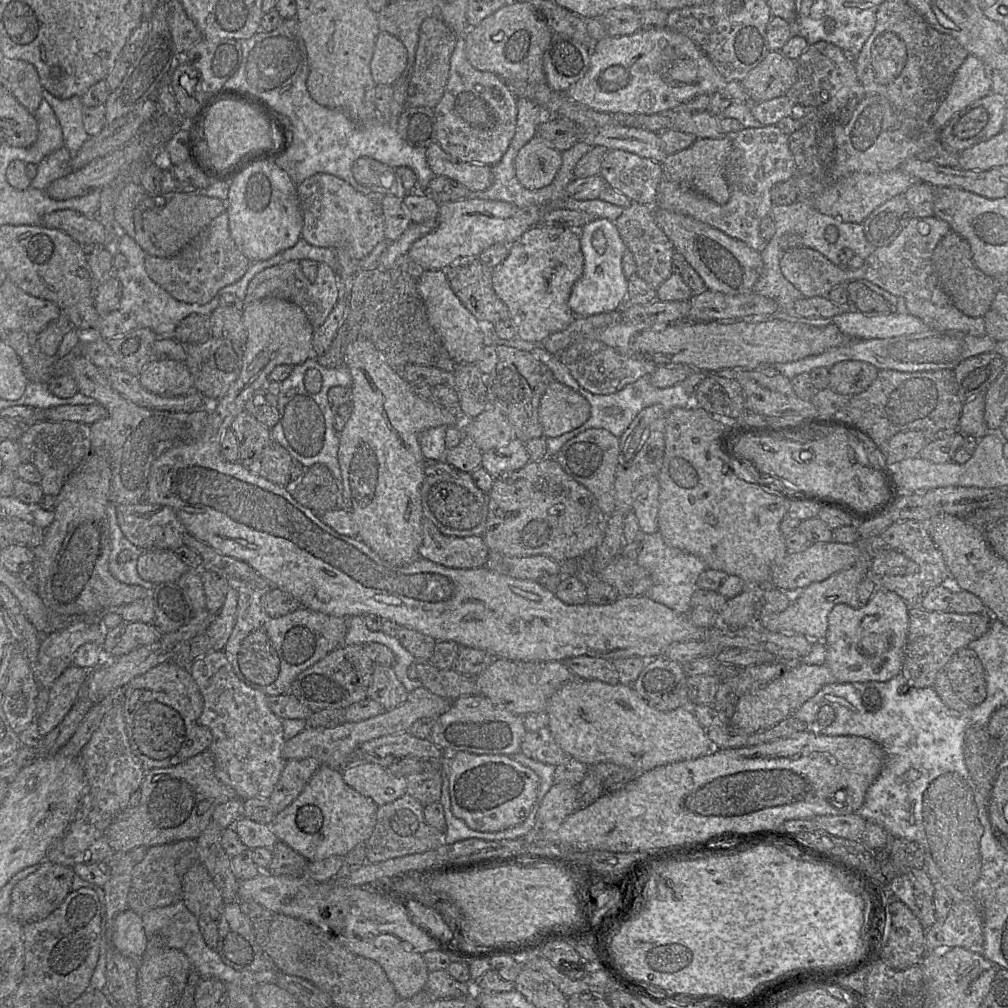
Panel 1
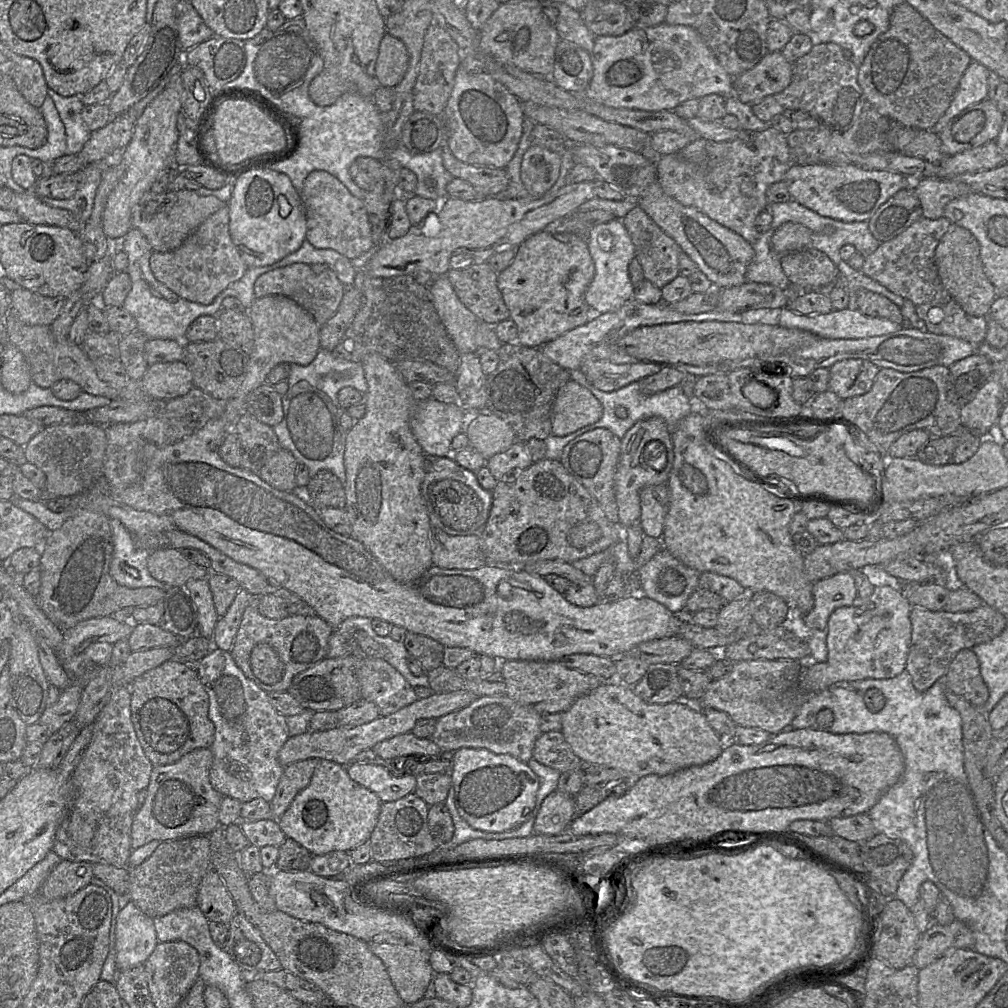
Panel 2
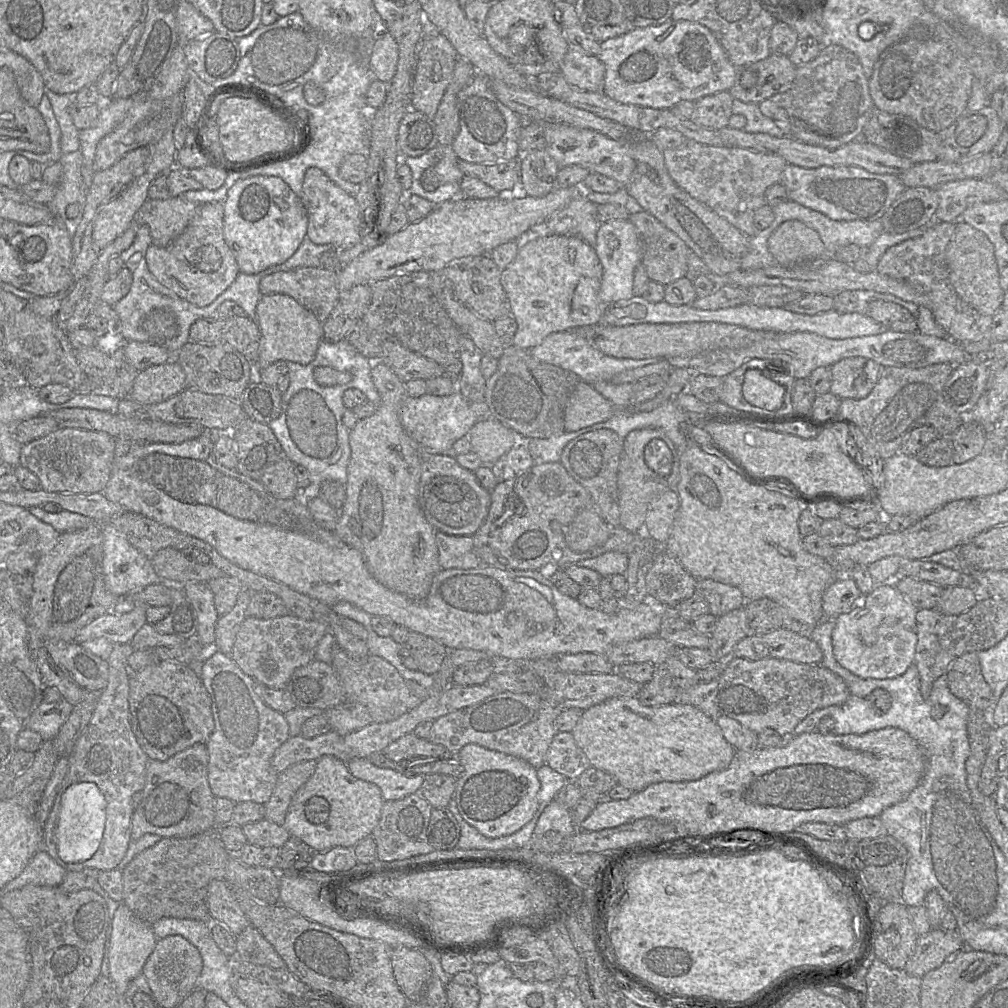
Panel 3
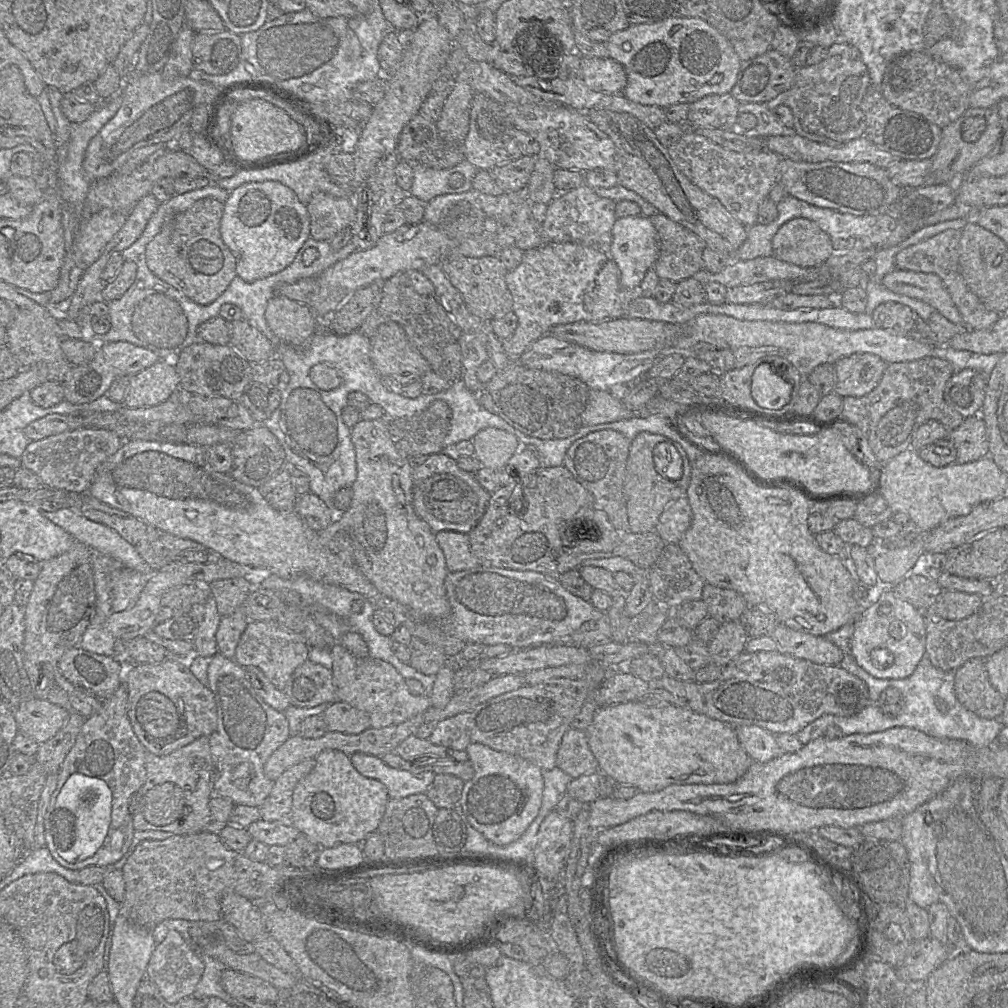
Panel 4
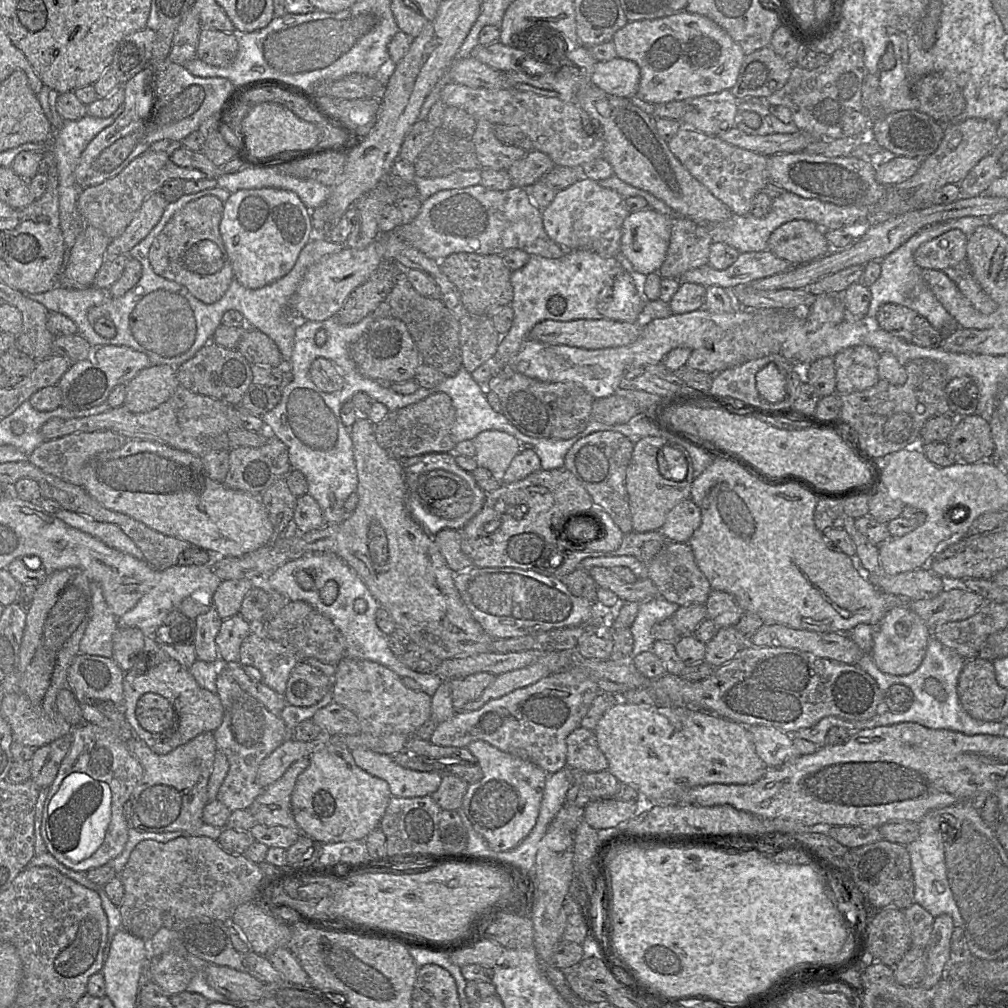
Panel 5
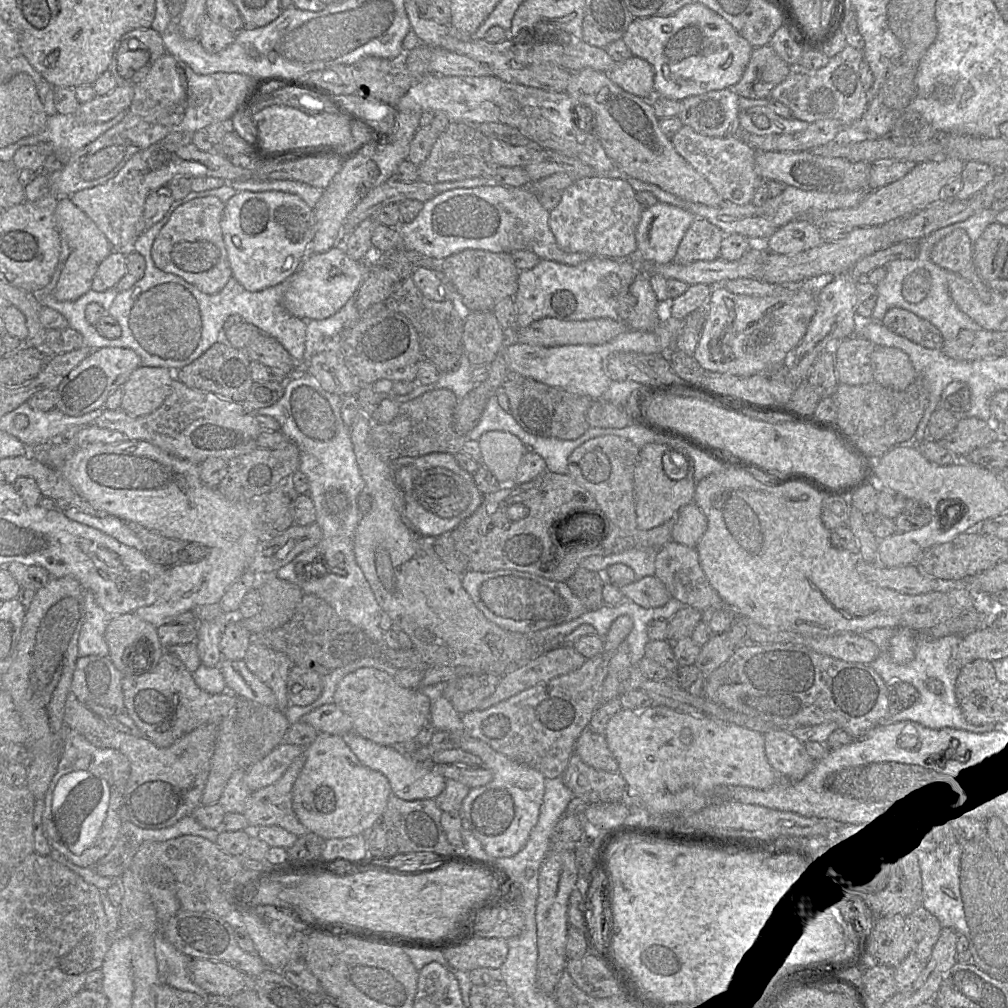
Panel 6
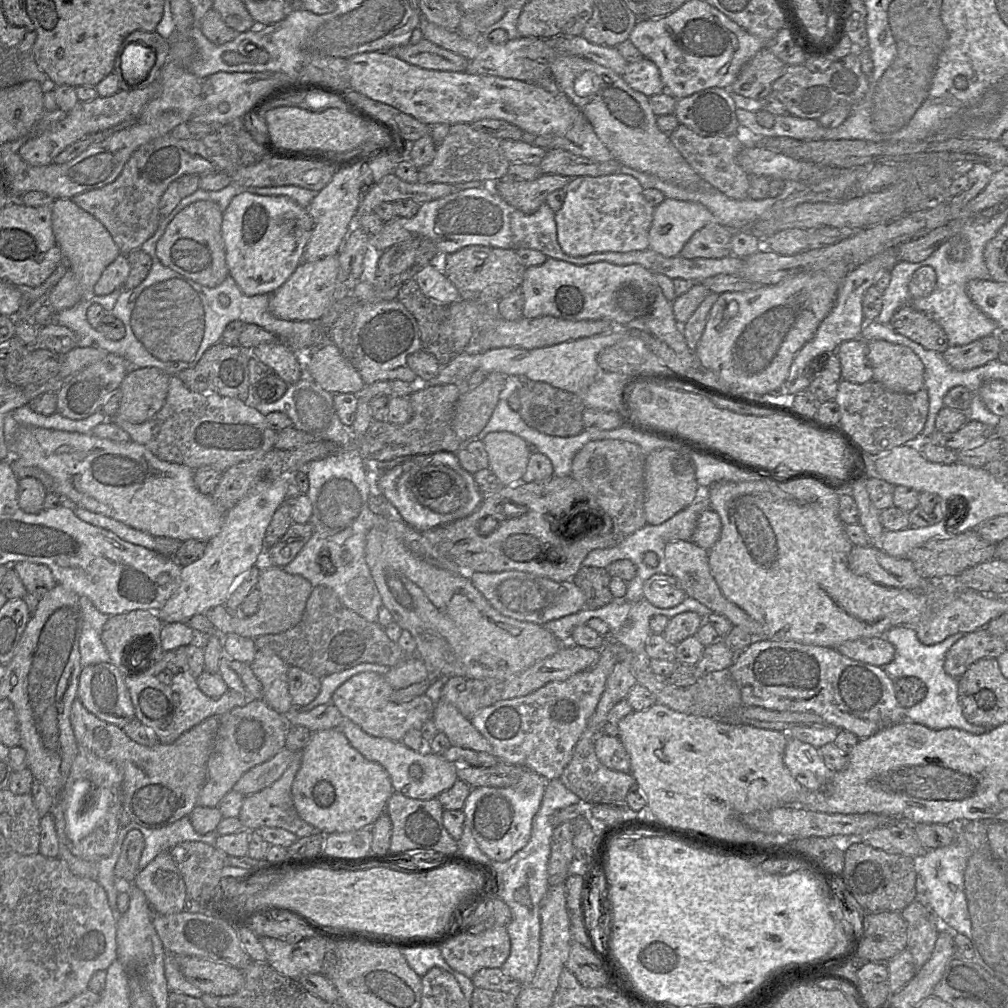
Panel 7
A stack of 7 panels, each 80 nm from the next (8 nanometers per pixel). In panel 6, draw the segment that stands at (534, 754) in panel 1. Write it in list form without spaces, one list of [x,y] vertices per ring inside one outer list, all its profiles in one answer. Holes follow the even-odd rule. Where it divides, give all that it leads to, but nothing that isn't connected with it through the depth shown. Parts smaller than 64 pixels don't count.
[[[586,728],[578,737],[574,753],[587,765],[606,772],[618,772],[618,763],[610,751],[605,736]]]

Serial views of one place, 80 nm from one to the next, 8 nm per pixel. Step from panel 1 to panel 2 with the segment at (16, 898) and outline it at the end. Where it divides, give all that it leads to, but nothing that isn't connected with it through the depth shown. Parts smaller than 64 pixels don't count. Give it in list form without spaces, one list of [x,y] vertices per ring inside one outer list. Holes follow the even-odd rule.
[[[62,860],[49,873],[37,893],[47,900],[65,898],[86,887],[92,879],[93,864]]]

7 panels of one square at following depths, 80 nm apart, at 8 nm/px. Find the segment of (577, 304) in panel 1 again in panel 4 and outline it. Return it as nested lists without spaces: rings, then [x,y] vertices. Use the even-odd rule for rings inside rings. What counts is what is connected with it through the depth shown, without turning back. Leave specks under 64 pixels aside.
[[[639,214],[616,219],[608,255],[619,268],[620,285],[625,291],[638,294],[639,284],[646,272],[653,268],[659,256],[659,249],[659,236],[649,217]]]

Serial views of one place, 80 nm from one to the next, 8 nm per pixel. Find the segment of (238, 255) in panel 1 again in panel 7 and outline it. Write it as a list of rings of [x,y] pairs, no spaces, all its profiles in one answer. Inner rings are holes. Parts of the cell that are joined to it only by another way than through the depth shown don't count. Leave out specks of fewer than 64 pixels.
[[[196,201],[178,212],[166,226],[156,245],[156,257],[165,266],[209,288],[219,286],[229,275],[222,237],[222,215],[211,201]]]

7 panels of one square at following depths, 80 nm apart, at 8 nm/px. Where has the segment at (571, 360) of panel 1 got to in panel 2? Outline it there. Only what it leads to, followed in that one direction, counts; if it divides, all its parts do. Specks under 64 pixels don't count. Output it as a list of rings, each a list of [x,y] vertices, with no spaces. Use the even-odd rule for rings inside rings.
[[[583,359],[579,370],[599,390],[610,392],[660,371],[656,362],[616,364],[606,359]]]

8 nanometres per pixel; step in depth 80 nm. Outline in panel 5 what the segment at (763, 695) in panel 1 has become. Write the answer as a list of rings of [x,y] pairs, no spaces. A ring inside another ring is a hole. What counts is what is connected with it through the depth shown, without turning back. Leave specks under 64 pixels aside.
[[[907,605],[896,606],[875,625],[869,655],[880,671],[896,676],[908,675],[922,663],[930,637],[931,629],[915,612]]]

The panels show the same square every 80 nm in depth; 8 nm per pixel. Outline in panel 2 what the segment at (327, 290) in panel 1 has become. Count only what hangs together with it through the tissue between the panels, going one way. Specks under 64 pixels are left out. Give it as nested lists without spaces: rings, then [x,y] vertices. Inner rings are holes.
[[[294,263],[277,268],[260,275],[254,283],[255,298],[269,295],[281,295],[295,301],[300,307],[312,315],[318,326],[322,326],[337,310],[345,290],[335,273],[327,268],[316,274],[311,266]]]

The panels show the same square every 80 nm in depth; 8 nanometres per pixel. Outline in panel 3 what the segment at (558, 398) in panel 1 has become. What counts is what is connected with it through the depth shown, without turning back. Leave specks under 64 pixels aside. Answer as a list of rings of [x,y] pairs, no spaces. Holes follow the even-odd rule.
[[[579,381],[564,410],[565,432],[572,432],[608,420],[617,409],[591,384]]]

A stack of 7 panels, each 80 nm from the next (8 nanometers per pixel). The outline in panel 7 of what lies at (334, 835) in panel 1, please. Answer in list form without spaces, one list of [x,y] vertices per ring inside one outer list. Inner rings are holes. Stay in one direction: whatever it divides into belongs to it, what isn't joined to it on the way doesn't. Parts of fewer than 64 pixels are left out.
[[[340,728],[313,733],[309,743],[302,750],[302,765],[292,784],[292,798],[299,816],[325,835],[372,827],[386,812],[393,793],[391,778],[386,769],[376,762],[367,760],[350,744]]]

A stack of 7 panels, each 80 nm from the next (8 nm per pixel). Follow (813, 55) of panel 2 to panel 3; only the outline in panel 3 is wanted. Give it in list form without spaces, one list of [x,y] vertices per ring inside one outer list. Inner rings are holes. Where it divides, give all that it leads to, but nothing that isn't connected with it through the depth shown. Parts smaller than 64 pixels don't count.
[[[837,44],[823,48],[812,61],[796,66],[792,86],[758,105],[761,113],[771,119],[777,109],[783,108],[790,117],[791,137],[829,149],[860,139],[868,113],[874,107],[863,66],[849,50]]]

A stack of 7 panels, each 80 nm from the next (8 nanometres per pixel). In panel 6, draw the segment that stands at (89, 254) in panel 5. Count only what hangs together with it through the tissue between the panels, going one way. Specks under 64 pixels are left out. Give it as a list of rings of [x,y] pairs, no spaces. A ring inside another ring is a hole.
[[[72,251],[51,294],[58,301],[77,300],[91,289],[98,265],[94,262],[83,262],[77,253]]]

